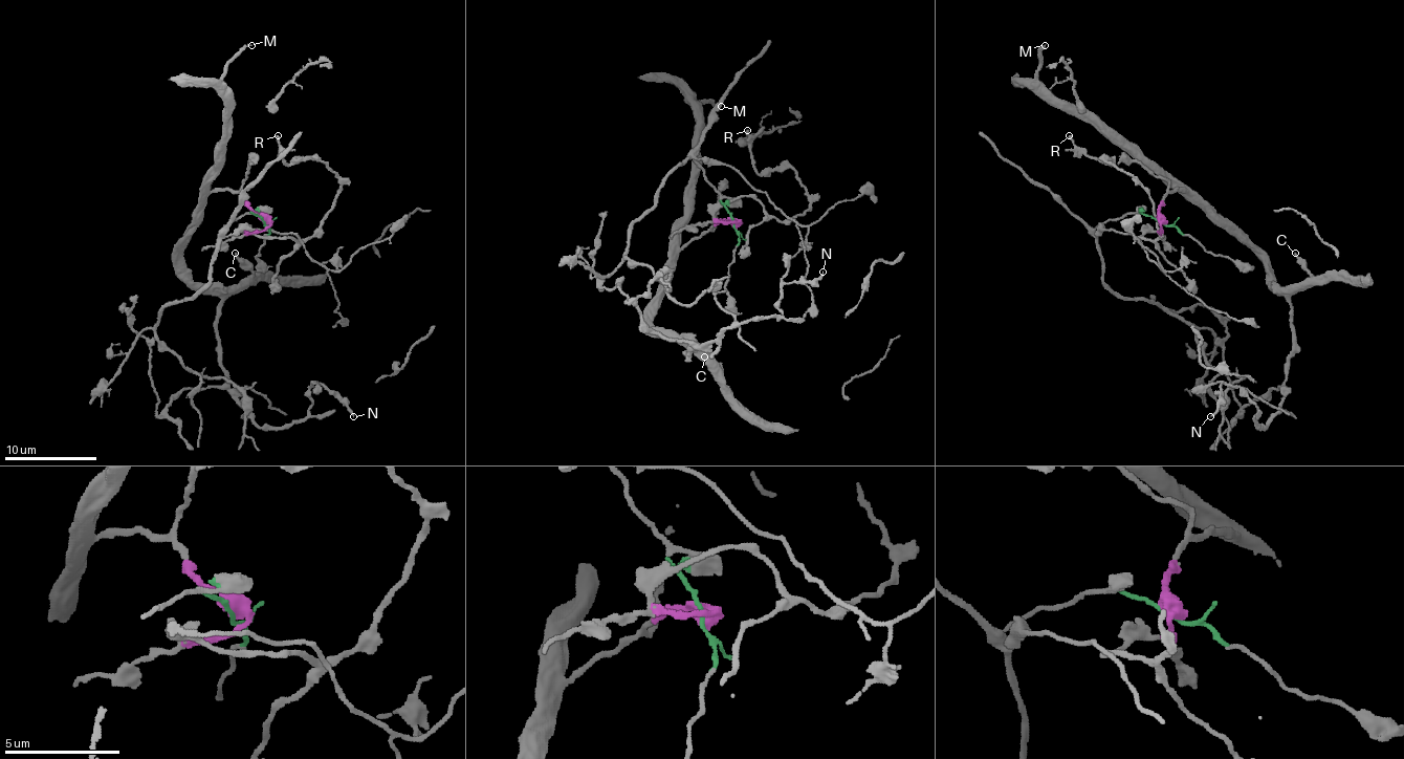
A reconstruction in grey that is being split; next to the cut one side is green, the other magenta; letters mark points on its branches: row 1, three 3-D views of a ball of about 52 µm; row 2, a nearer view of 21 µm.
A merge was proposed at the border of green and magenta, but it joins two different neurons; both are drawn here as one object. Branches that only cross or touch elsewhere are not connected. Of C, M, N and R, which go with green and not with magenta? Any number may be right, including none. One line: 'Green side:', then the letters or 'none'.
Green side: none

